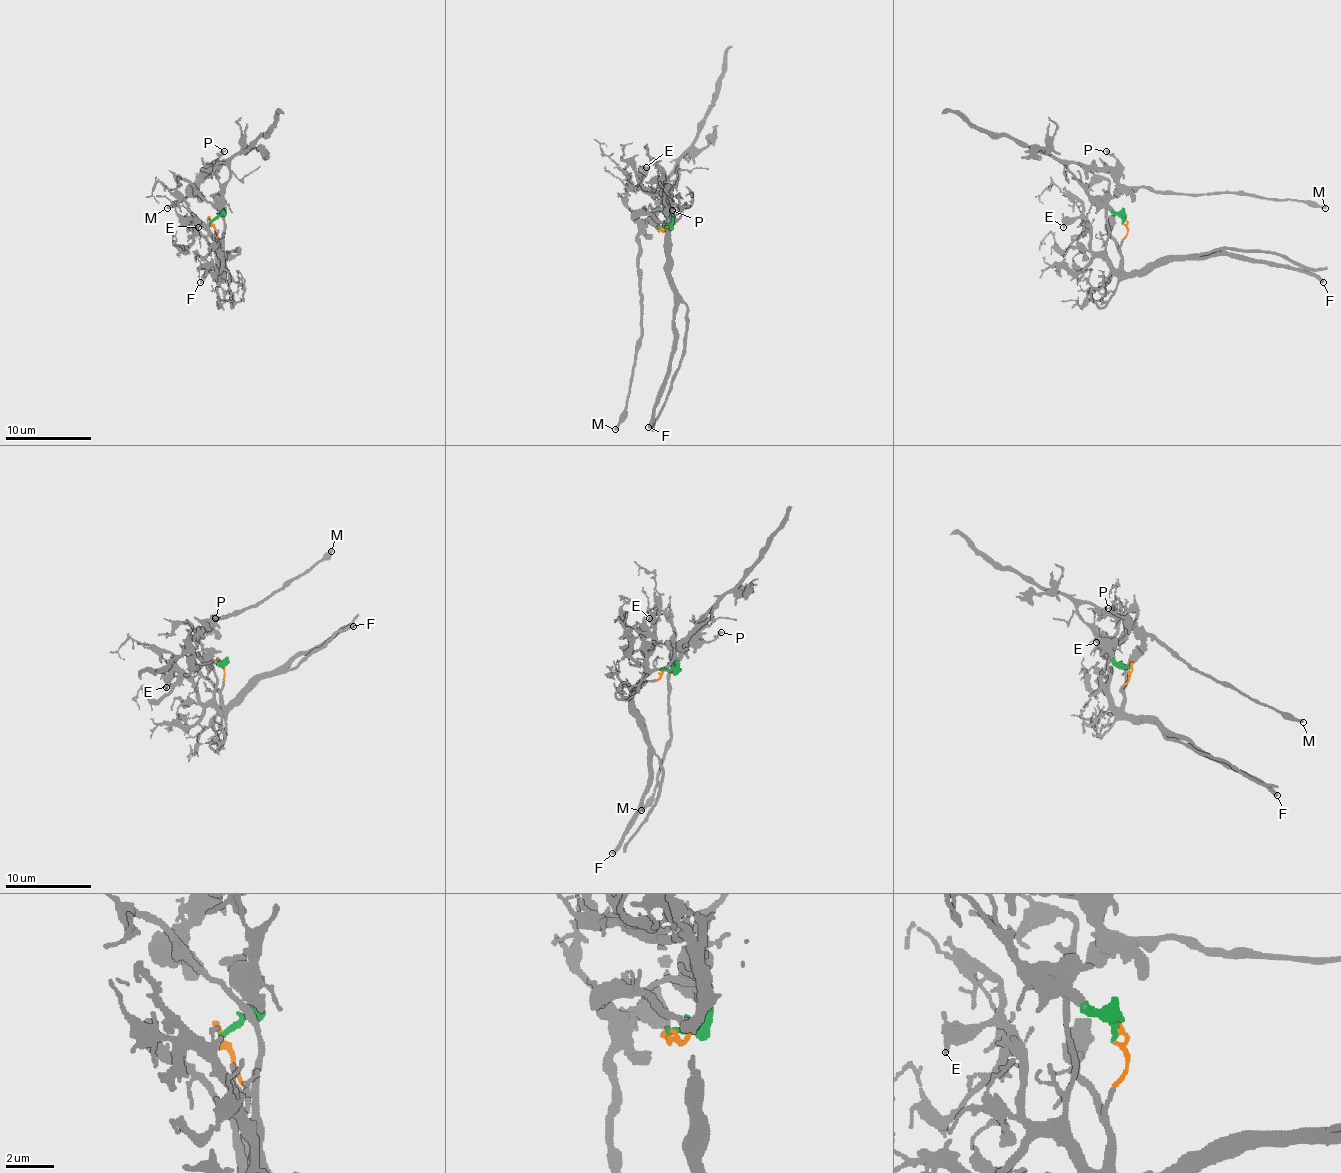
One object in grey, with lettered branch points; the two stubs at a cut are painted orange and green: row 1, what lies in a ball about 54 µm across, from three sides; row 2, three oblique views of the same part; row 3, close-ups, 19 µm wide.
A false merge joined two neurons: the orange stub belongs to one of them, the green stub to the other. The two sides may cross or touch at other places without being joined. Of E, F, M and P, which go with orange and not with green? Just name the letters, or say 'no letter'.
E, F

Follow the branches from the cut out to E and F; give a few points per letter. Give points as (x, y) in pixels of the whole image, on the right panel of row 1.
E: (1124, 221), (1127, 236), (1116, 268), (1090, 249), (1090, 228), (1079, 217), (1073, 217), (1062, 228)
F: (1124, 221), (1120, 266), (1127, 273), (1148, 273), (1174, 260), (1244, 256), (1298, 268), (1324, 281)

